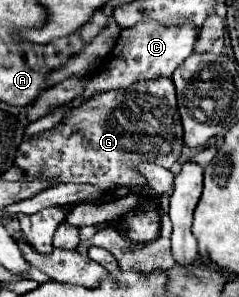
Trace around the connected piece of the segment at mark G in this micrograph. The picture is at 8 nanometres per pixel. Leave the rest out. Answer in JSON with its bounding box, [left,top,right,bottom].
[16,78,182,194]

